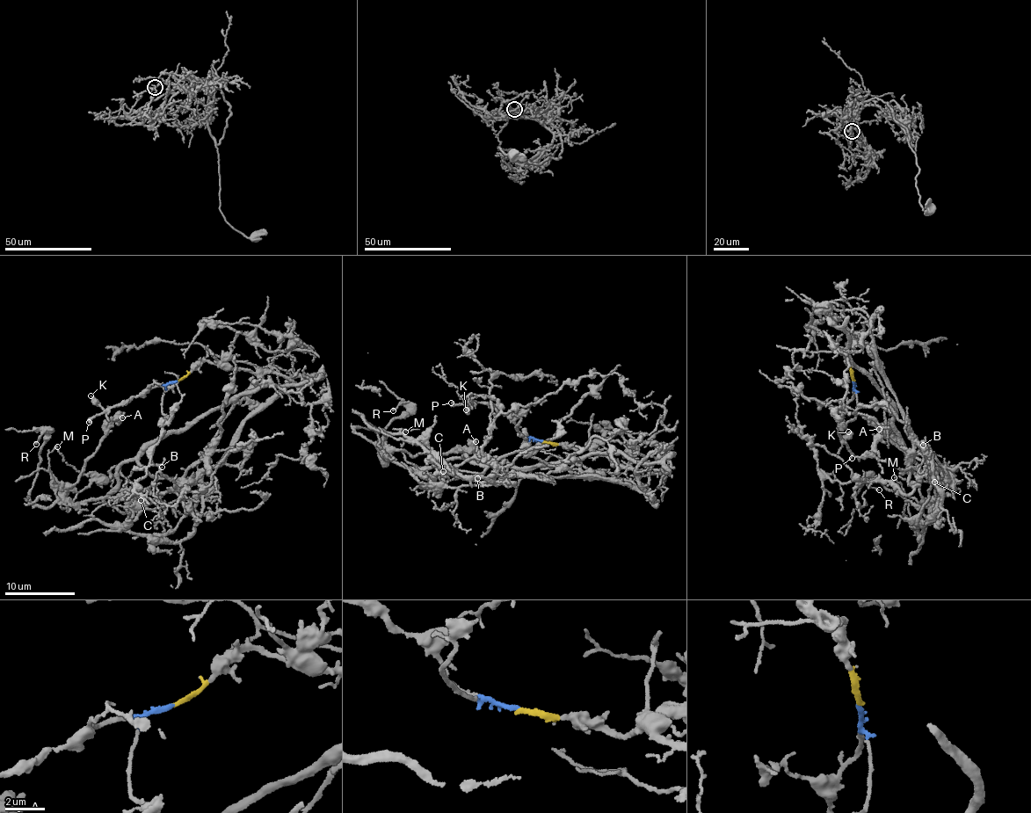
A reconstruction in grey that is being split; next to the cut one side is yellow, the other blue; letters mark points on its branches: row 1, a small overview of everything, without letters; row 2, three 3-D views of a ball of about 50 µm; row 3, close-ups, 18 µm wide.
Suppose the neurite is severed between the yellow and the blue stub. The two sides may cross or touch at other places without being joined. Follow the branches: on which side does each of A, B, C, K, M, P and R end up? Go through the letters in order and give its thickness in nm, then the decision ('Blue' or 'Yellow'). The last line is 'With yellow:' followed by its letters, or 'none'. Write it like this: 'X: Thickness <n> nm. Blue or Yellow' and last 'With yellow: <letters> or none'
A: Thickness 300 nm. Yellow
B: Thickness 120 nm. Yellow
C: Thickness 200 nm. Yellow
K: Thickness 280 nm. Blue
M: Thickness 80 nm. Yellow
P: Thickness 240 nm. Blue
R: Thickness 190 nm. Yellow
With yellow: A, B, C, M, R

